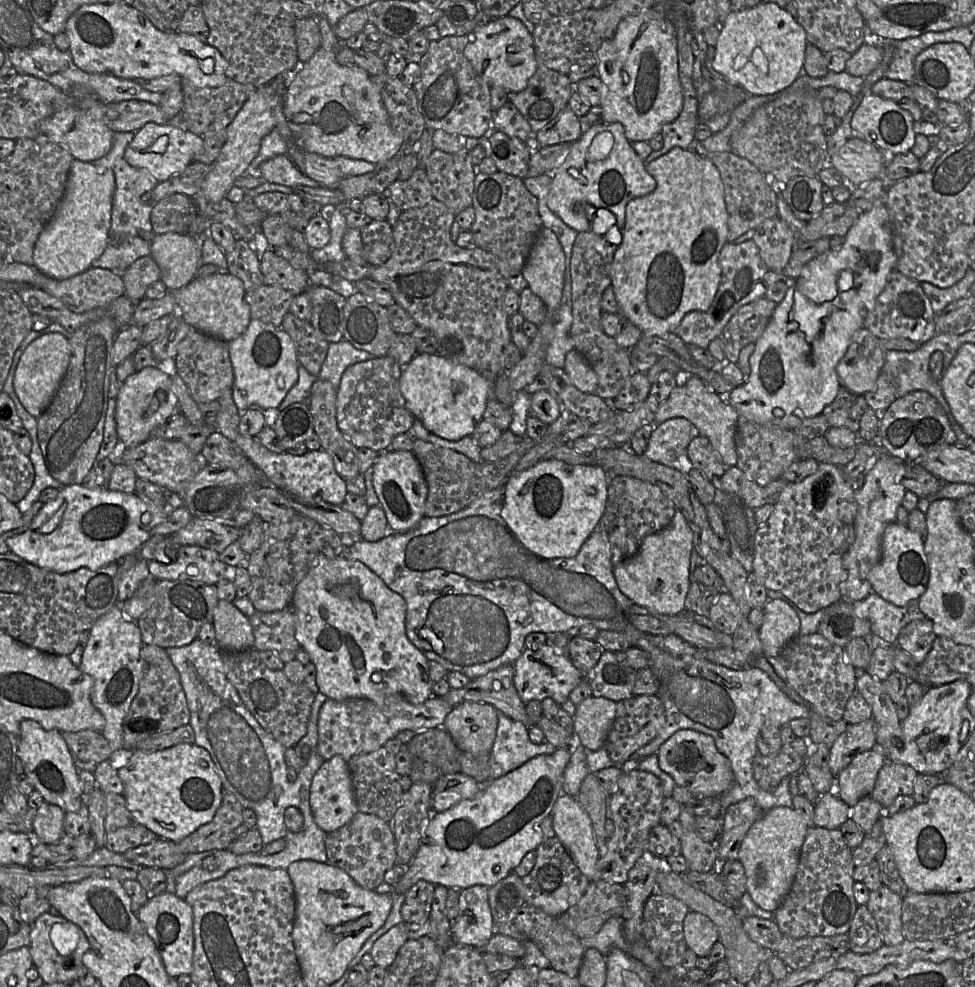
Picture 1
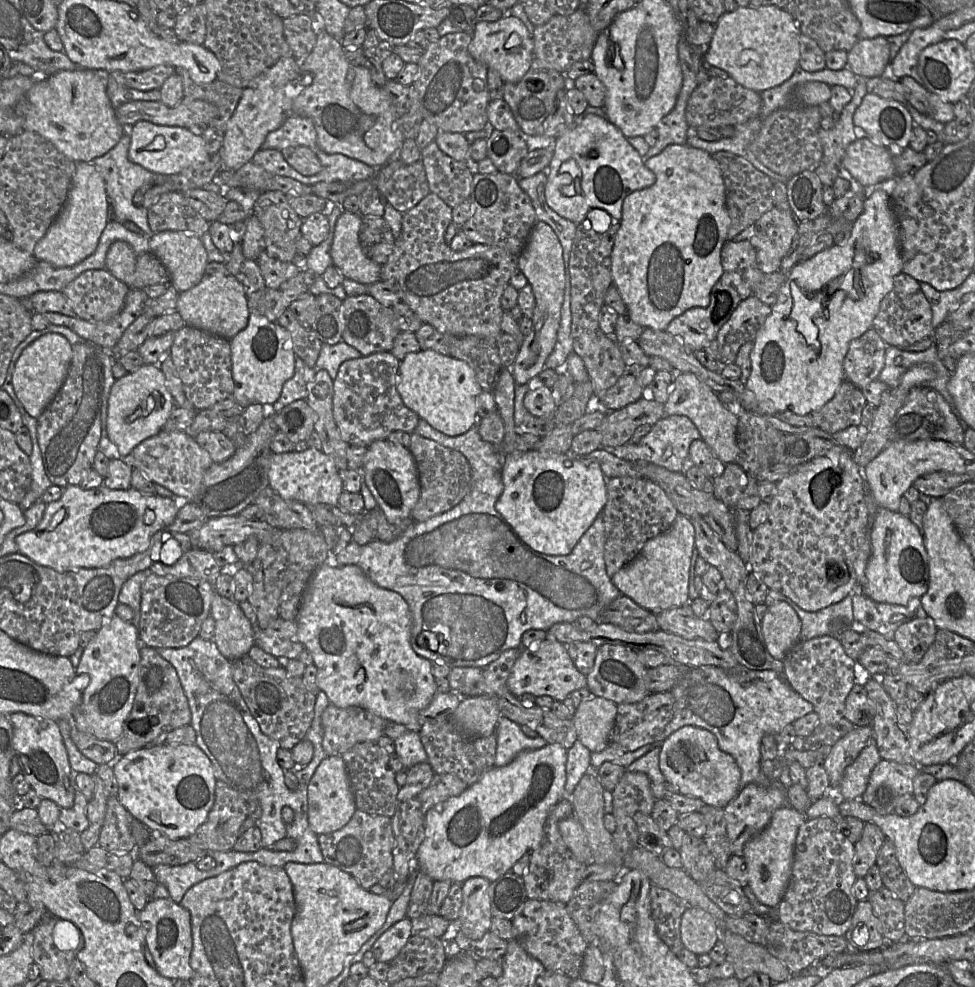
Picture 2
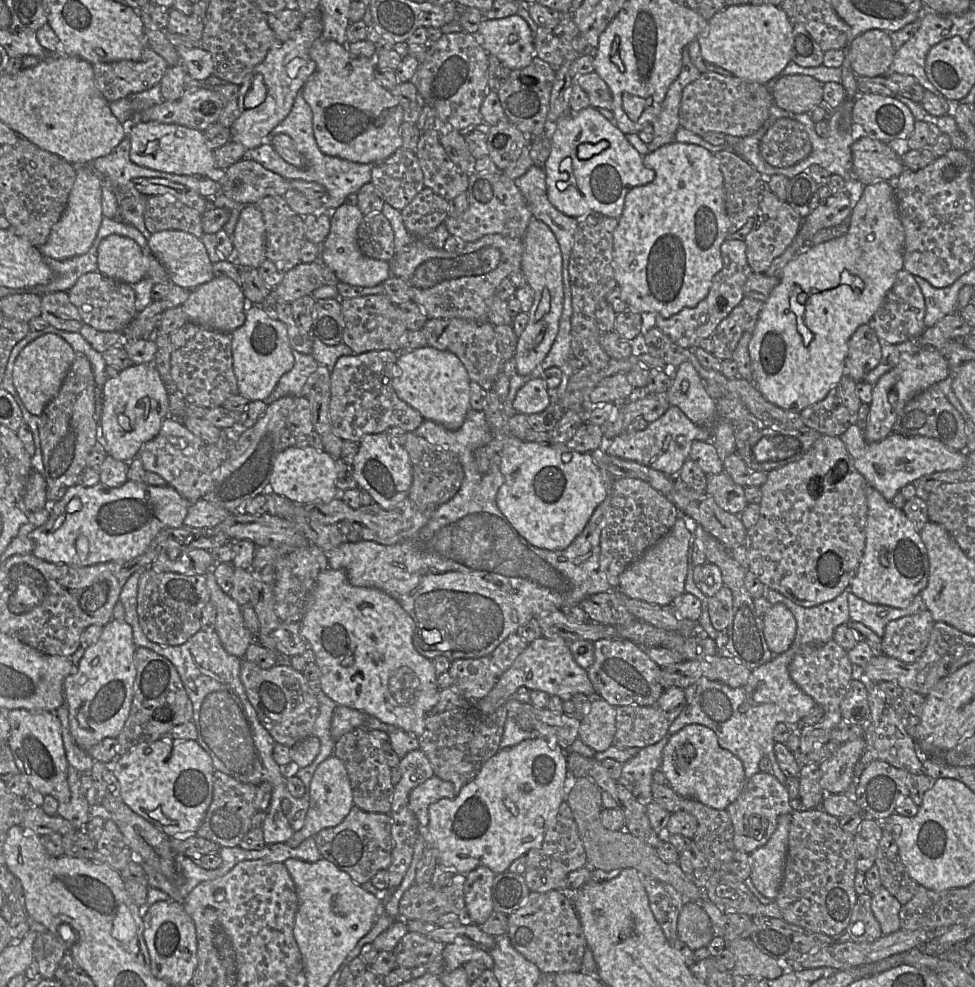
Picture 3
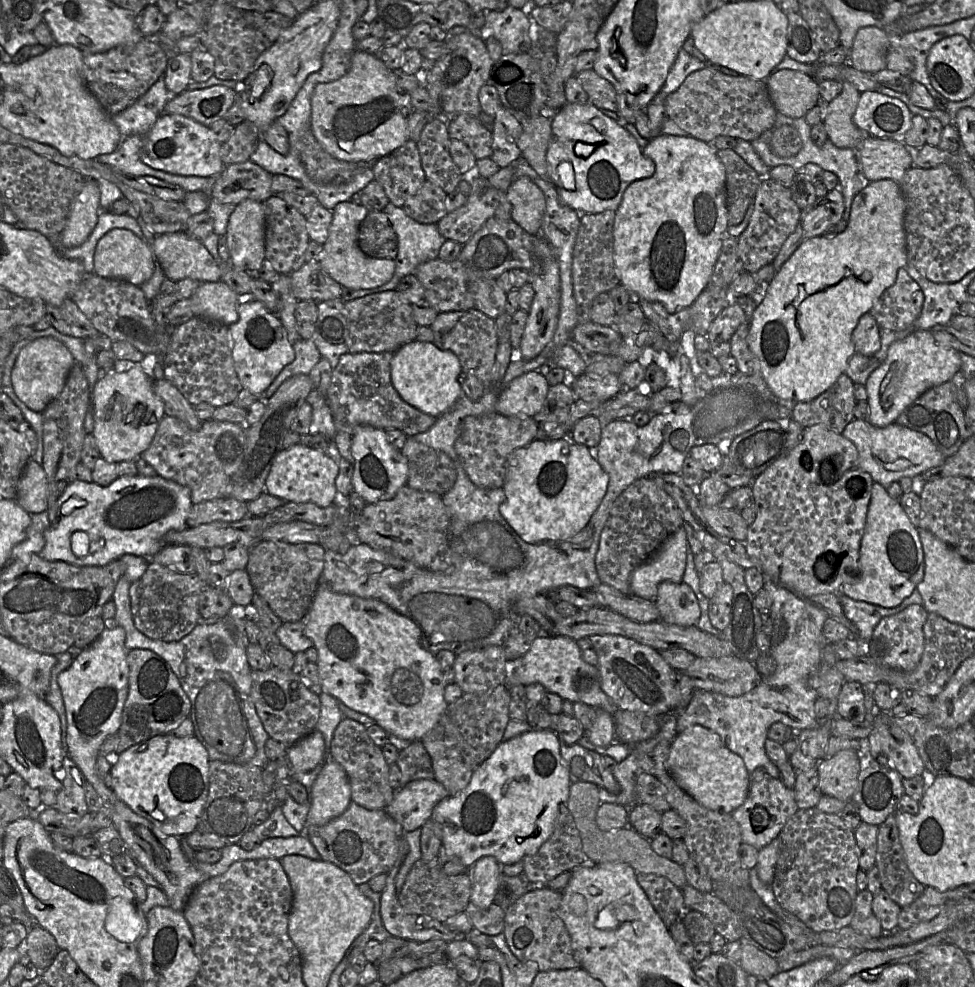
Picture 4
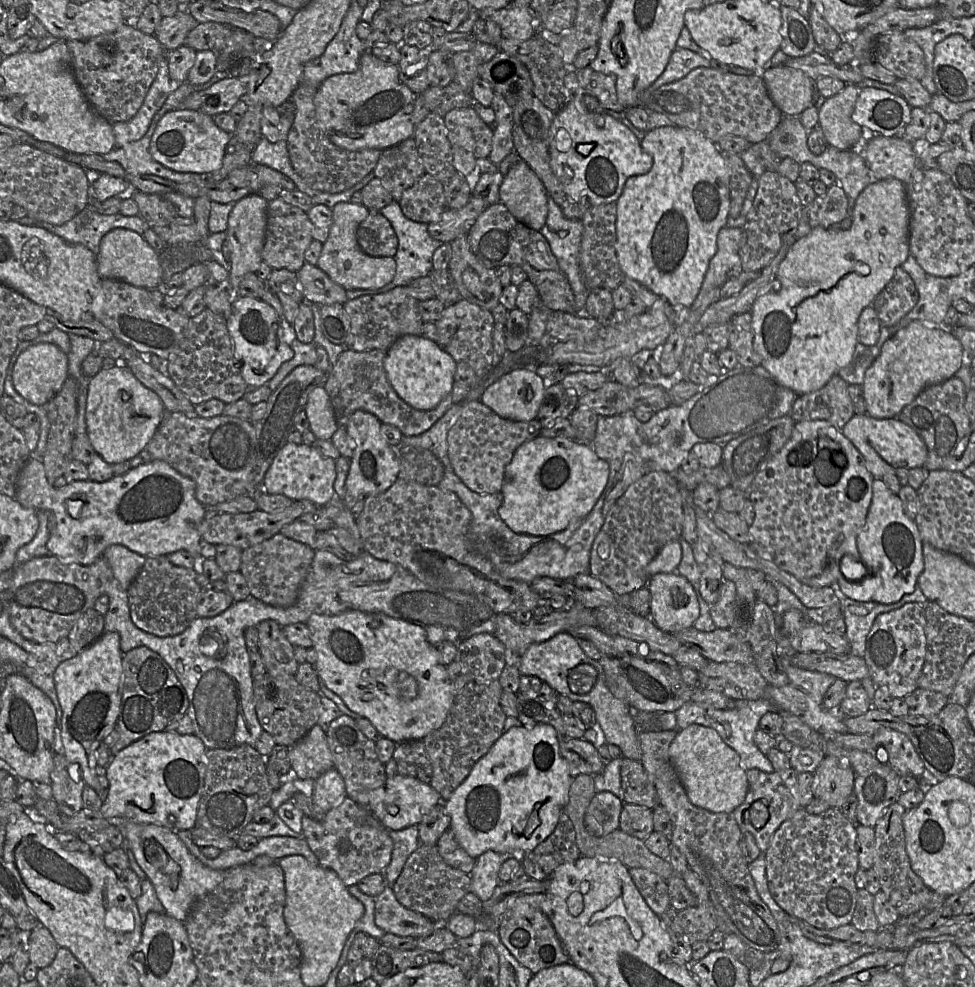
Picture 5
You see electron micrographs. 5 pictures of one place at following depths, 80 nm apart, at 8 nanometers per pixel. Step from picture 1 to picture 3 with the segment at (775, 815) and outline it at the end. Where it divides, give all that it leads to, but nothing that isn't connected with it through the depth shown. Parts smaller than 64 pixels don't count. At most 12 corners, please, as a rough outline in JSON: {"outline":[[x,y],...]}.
{"outline":[[792,814],[778,817],[767,843],[750,853],[750,878],[776,900]]}

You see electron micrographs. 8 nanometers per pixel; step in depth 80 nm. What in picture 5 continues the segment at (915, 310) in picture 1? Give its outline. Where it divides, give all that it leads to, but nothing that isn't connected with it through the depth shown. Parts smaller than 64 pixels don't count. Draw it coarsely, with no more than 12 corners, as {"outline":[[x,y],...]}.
{"outline":[[898,266],[872,306],[883,326],[918,303],[911,276]]}

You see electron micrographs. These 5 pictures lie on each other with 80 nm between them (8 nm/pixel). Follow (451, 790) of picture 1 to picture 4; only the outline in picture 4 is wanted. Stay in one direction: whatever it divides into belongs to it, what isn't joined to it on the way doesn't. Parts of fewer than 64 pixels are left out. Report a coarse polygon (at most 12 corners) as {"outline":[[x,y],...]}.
{"outline":[[435,779],[395,790],[385,811],[404,832],[421,829],[449,796]]}

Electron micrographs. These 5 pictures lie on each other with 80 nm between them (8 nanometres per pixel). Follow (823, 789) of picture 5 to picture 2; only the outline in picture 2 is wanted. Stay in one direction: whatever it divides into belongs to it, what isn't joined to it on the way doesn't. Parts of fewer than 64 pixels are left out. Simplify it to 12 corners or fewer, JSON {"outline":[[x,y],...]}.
{"outline":[[856,726],[831,747],[824,768],[832,788],[871,741],[872,726]]}

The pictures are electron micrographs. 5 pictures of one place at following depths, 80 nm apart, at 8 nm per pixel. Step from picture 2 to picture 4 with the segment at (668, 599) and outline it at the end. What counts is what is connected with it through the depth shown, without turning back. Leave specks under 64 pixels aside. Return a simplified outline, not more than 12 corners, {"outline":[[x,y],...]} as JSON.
{"outline":[[683,524],[630,577],[632,594],[654,601],[660,583],[683,582]]}

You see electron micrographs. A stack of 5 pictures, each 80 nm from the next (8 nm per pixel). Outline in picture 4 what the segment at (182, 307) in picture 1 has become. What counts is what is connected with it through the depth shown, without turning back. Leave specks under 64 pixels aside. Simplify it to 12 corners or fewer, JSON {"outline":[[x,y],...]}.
{"outline":[[222,281],[201,283],[195,317],[227,327],[239,319],[239,295]]}

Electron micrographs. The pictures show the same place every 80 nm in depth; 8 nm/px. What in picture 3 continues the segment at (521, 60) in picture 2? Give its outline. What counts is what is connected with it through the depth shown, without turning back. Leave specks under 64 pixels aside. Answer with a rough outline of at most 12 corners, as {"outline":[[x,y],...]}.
{"outline":[[519,15],[483,19],[476,34],[504,67],[523,69],[534,34]]}

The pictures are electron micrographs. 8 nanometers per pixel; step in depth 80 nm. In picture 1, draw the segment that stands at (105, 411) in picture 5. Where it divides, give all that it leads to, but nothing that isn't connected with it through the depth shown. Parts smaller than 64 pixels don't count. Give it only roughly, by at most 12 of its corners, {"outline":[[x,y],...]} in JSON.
{"outline":[[157,367],[120,386],[116,430],[125,448],[150,438],[178,409]]}

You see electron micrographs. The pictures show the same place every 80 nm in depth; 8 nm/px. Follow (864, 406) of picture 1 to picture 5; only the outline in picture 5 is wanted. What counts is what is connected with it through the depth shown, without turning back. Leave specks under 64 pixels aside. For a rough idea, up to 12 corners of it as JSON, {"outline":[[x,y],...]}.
{"outline":[[834,375],[798,395],[796,423],[825,420],[842,431],[855,415],[848,386]]}

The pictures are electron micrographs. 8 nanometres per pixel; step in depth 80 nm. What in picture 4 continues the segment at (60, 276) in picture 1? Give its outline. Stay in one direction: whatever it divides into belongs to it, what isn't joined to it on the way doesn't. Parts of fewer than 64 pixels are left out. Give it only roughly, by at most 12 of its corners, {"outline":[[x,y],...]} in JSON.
{"outline":[[85,179],[61,233],[65,248],[88,239],[102,210],[98,182]]}

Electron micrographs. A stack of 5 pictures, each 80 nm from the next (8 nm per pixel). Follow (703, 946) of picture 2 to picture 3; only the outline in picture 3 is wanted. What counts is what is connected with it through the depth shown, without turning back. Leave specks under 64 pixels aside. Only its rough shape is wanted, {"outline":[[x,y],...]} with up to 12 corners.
{"outline":[[686,902],[678,938],[696,951],[714,936],[708,914]]}

